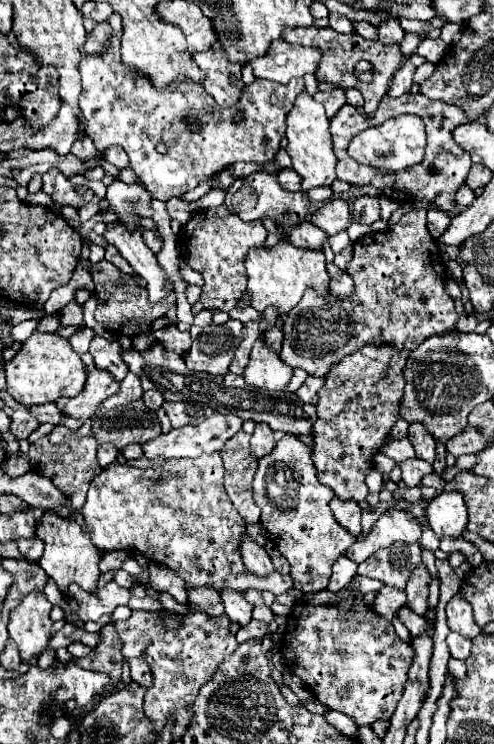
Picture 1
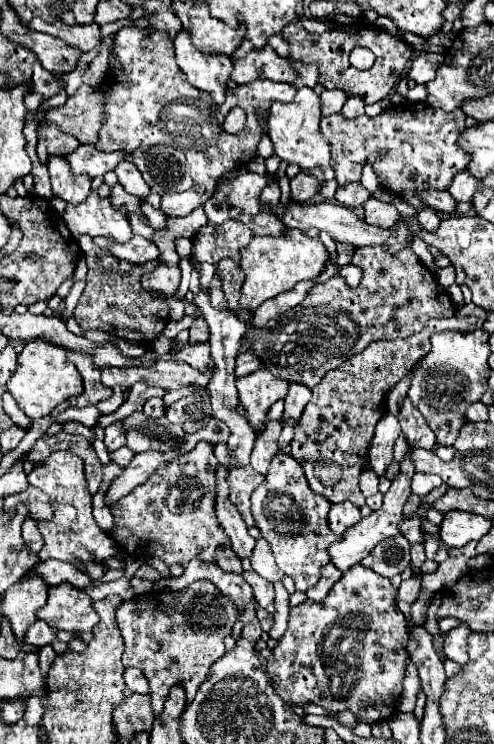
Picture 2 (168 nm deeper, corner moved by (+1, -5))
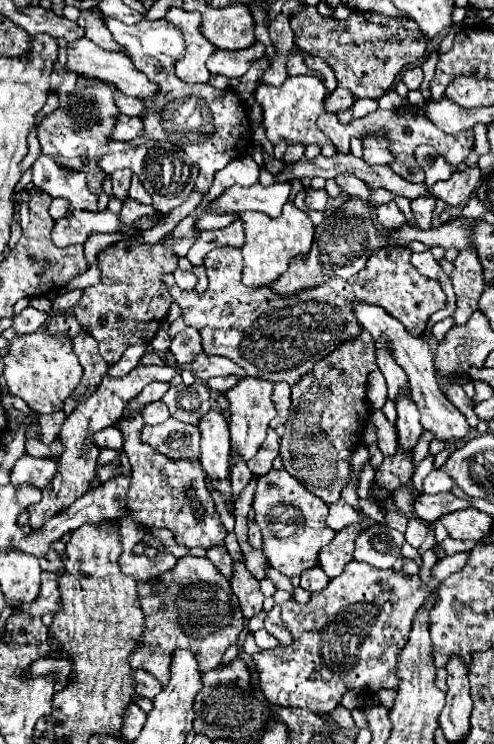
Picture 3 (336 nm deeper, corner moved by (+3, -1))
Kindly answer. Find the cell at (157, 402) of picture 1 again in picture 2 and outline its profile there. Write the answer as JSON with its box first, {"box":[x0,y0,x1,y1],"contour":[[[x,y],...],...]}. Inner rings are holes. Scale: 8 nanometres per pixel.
{"box":[143,397,167,419],"contour":[[[157,397],[149,399],[149,401],[145,403],[145,407],[143,407],[143,413],[145,413],[149,419],[159,419],[159,417],[165,415],[165,411],[167,411],[167,407],[165,407],[163,399],[157,399]]]}

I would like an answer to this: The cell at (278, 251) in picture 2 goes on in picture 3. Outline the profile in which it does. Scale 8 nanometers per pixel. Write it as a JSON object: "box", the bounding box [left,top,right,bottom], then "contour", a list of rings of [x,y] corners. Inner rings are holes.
{"box":[241,203,313,289],"contour":[[[285,203],[283,215],[277,219],[267,217],[259,211],[247,211],[241,215],[245,223],[245,243],[241,247],[243,251],[243,283],[251,289],[269,287],[273,281],[277,281],[291,265],[293,259],[305,257],[307,249],[311,249],[313,243],[313,223],[309,215],[301,209],[297,209],[293,203]]]}

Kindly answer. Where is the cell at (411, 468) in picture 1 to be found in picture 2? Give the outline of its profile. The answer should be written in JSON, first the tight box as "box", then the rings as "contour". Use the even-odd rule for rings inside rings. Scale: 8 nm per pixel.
{"box":[411,473,443,495],"contour":[[[415,473],[413,475],[413,483],[411,483],[411,491],[415,493],[415,495],[427,495],[431,489],[435,489],[435,487],[439,487],[443,481],[441,481],[441,477],[437,477],[437,475],[425,475],[425,473]]]}

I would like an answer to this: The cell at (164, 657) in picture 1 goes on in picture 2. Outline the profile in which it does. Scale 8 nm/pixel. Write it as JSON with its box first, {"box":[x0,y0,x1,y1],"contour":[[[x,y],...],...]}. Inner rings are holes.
{"box":[117,579,239,713],"contour":[[[201,579],[191,583],[189,587],[181,589],[181,591],[151,591],[145,595],[137,595],[129,601],[125,601],[119,609],[117,609],[117,623],[125,641],[125,651],[123,651],[123,665],[125,667],[139,667],[143,671],[143,675],[149,681],[149,695],[151,695],[151,705],[155,713],[161,713],[165,697],[169,695],[171,685],[175,685],[177,681],[183,683],[185,693],[187,693],[187,701],[191,701],[197,693],[197,687],[205,681],[205,677],[209,675],[209,667],[221,657],[225,655],[225,645],[223,639],[231,633],[231,625],[235,625],[239,617],[237,605],[225,597],[211,581]]]}

